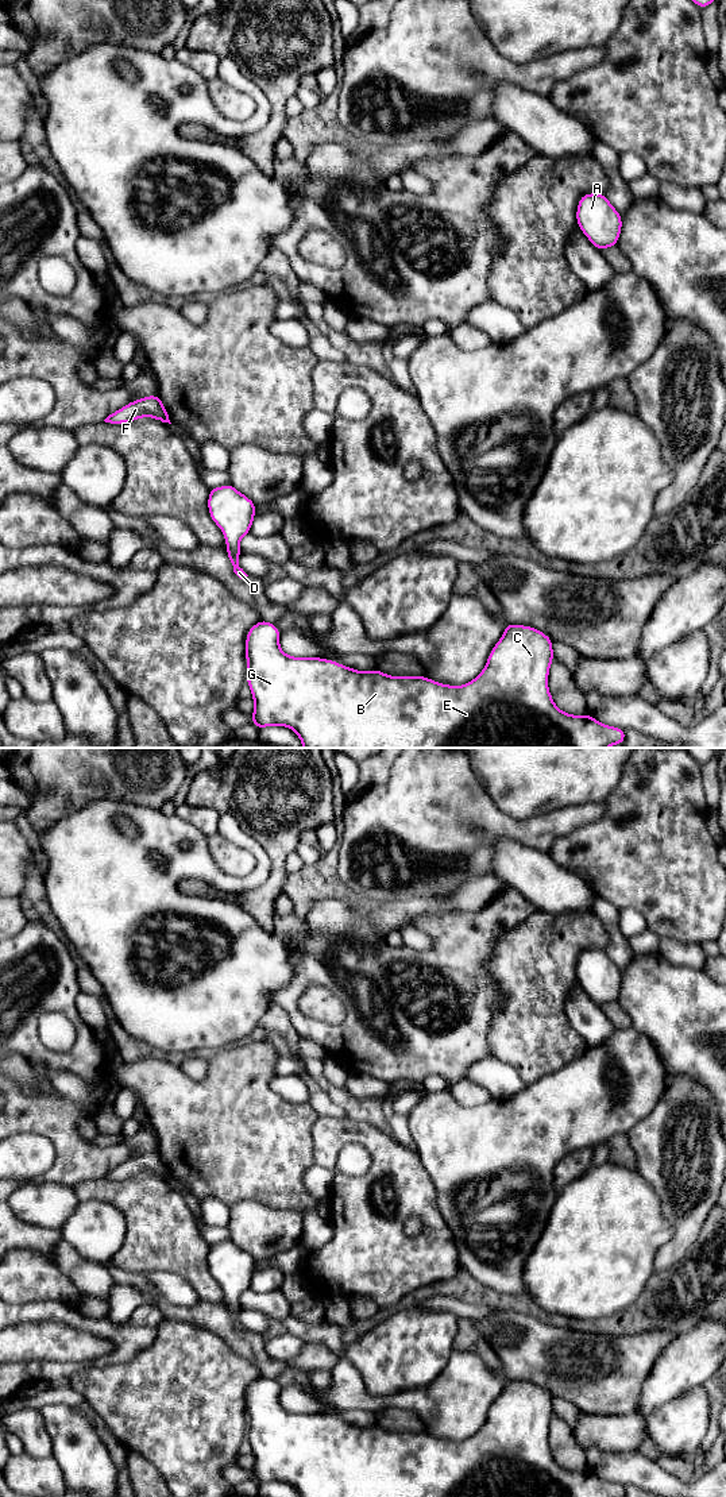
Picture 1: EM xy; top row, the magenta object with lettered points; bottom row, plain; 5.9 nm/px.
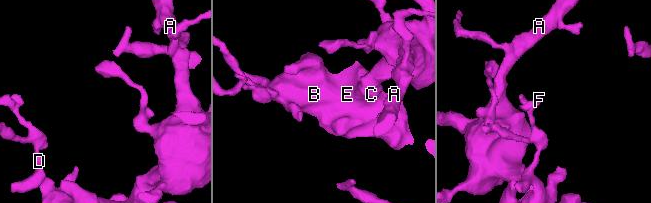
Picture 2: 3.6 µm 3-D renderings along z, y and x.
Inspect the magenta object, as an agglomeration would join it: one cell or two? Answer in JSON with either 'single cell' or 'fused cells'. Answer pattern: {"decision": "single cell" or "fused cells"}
{"decision": "single cell"}

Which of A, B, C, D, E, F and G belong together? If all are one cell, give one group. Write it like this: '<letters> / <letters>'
A B C D E F G

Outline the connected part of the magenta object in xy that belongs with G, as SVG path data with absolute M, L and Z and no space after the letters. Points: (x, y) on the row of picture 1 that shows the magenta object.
M264 620L251 626L246 637L246 682L251 688L251 697L255 702L254 711L251 713L251 725L258 729L266 726L290 728L298 734L304 748L609 748L615 744L622 745L626 737L625 730L601 724L590 714L567 714L555 705L548 688L549 668L555 659L553 641L545 633L532 626L506 624L506 629L499 641L493 647L482 672L474 680L459 687L437 683L426 676L390 676L379 670L368 672L358 671L321 657L293 657L282 652L279 637L281 632L277 625Z

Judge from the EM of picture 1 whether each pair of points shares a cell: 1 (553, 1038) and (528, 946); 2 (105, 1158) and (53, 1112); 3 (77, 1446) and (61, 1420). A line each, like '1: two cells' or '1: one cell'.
1: one cell
2: one cell
3: one cell

